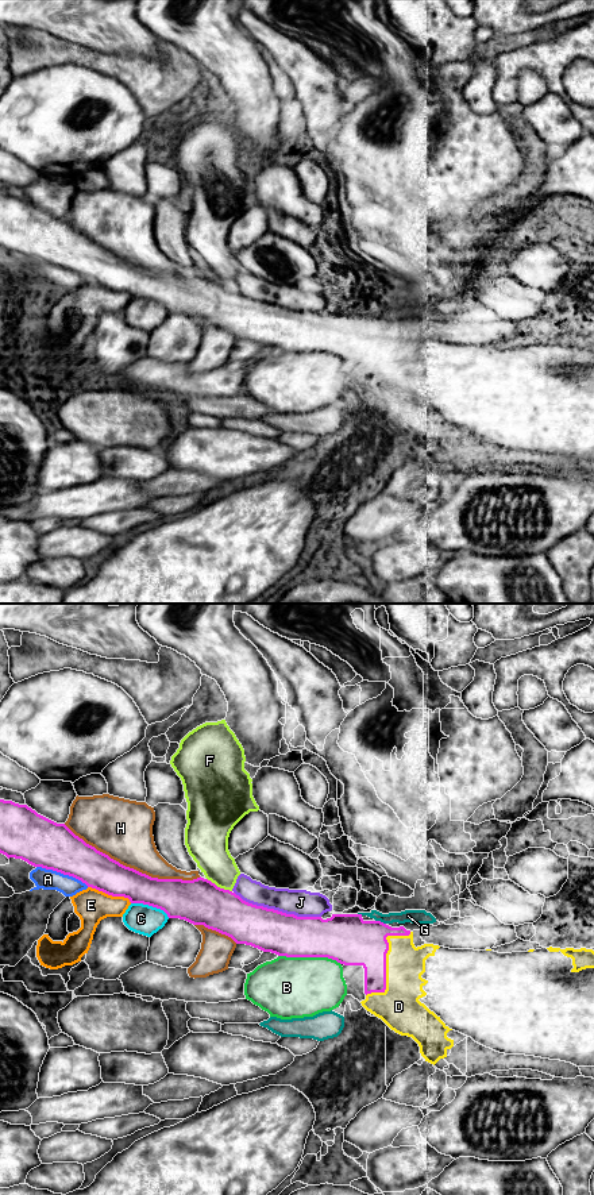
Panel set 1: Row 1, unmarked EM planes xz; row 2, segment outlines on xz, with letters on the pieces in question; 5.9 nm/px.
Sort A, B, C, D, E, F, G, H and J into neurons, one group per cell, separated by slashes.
A G / B / C / D / E / F / H / J

